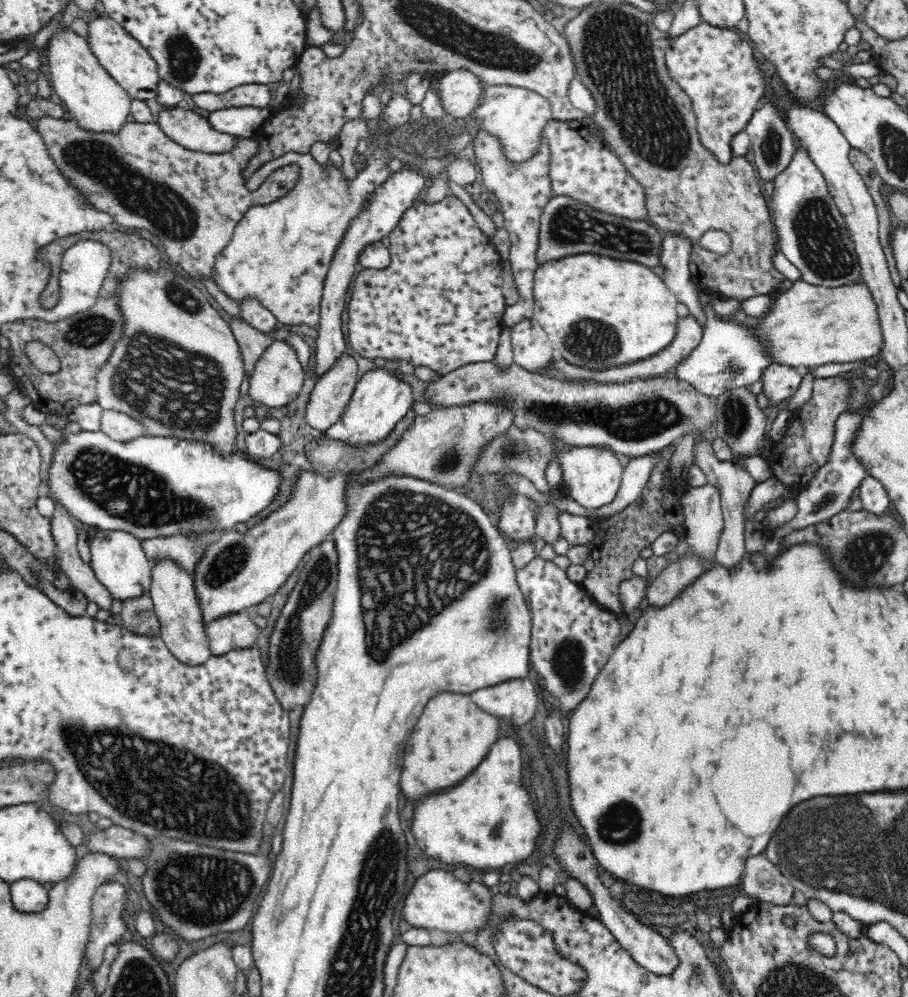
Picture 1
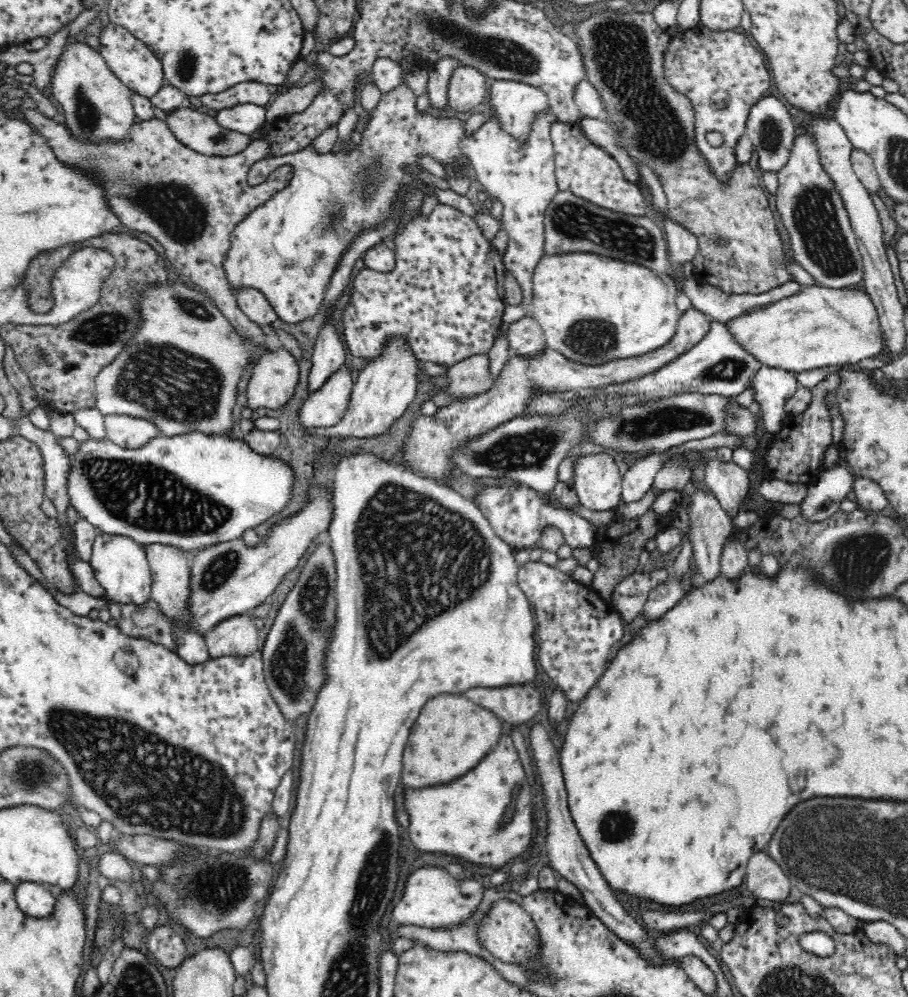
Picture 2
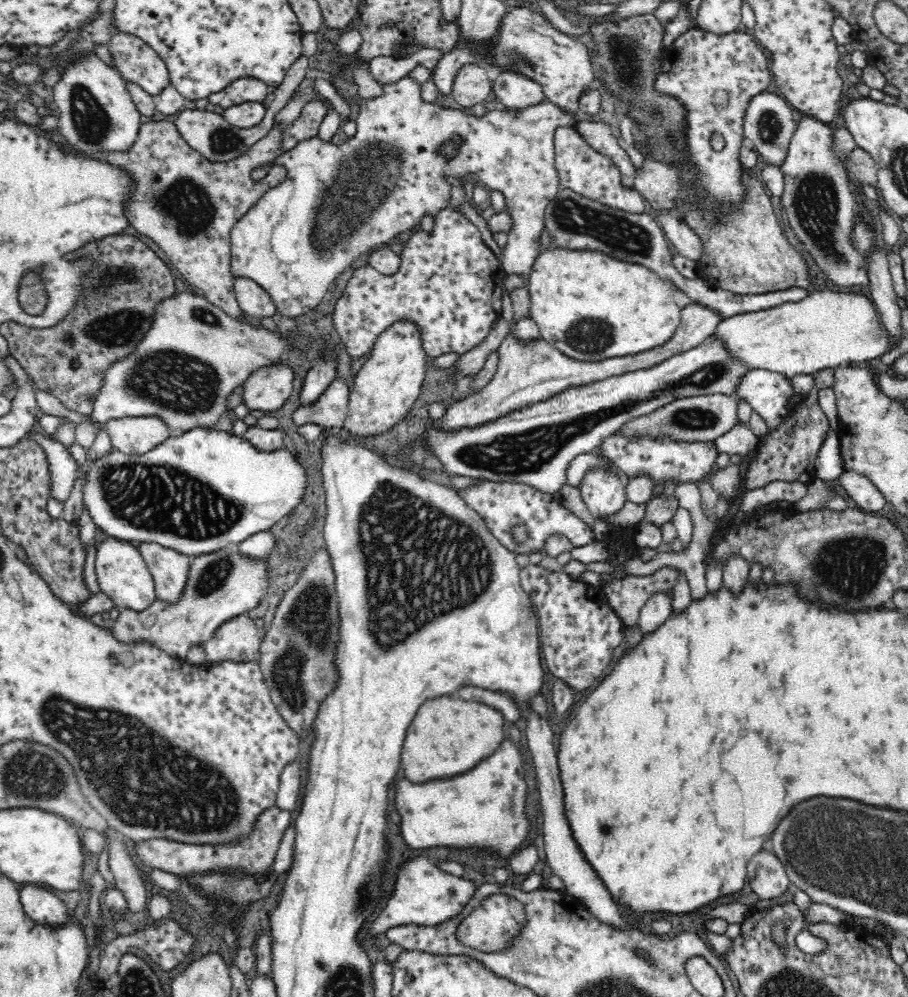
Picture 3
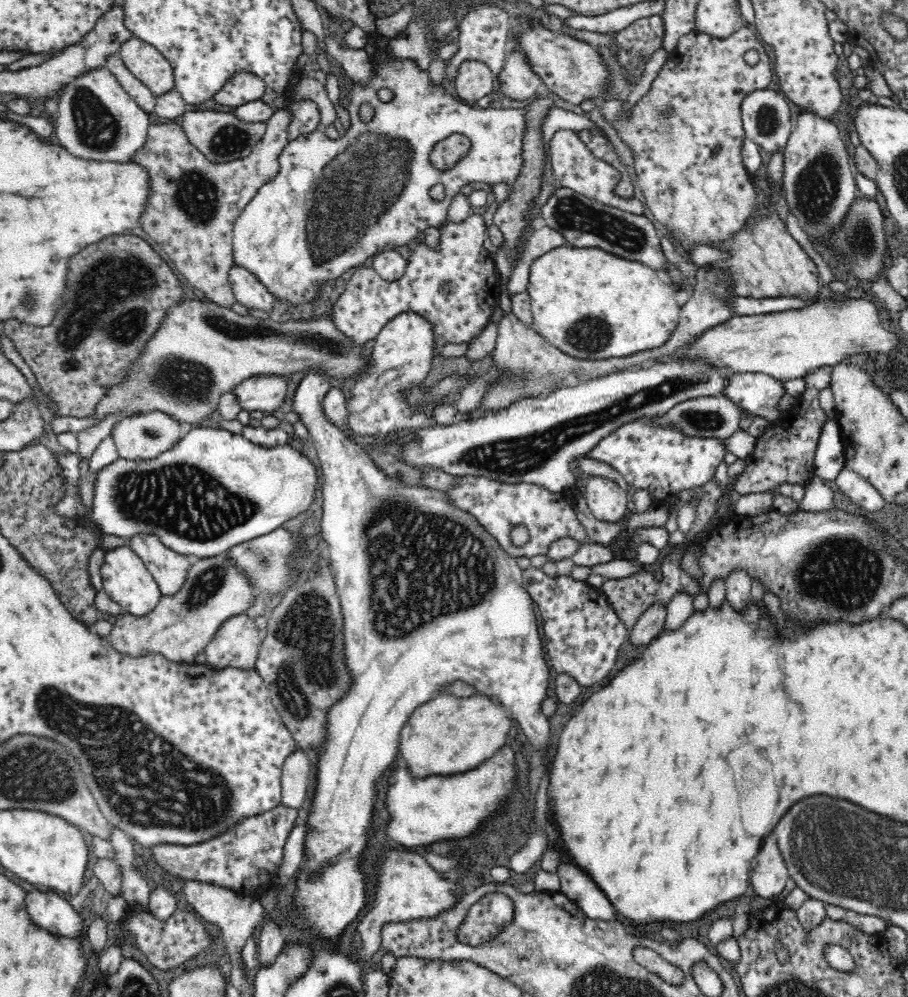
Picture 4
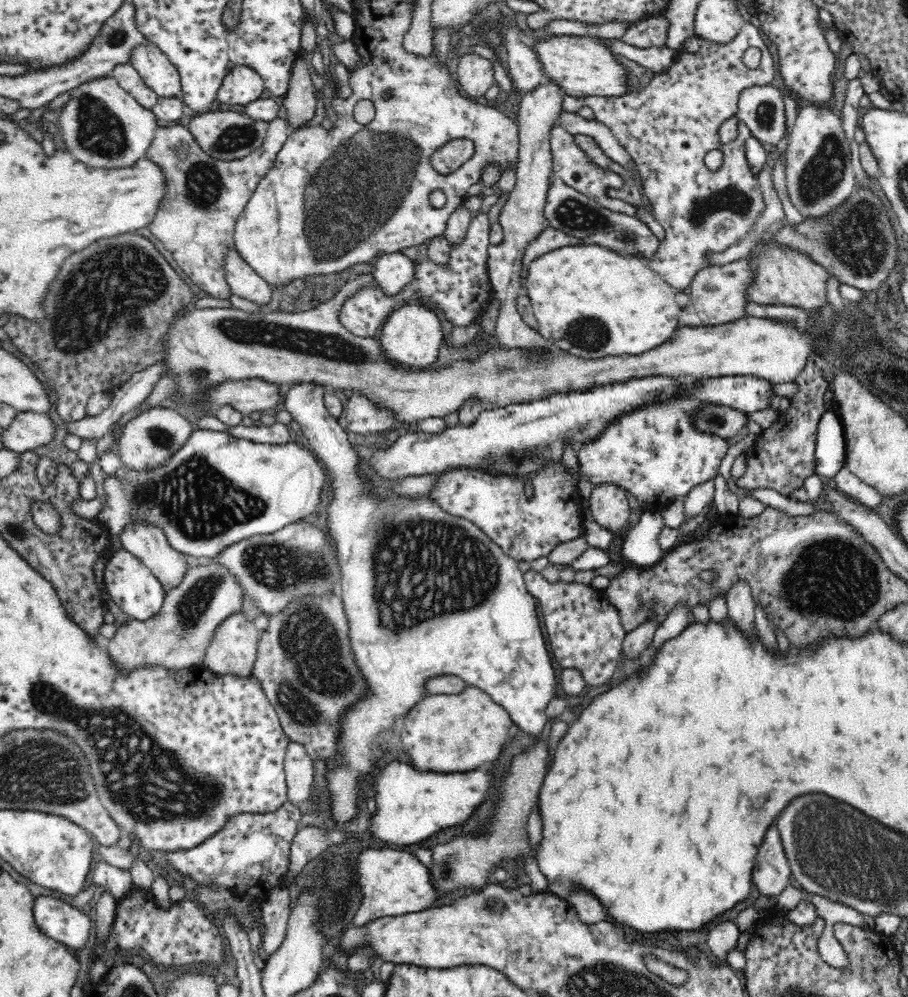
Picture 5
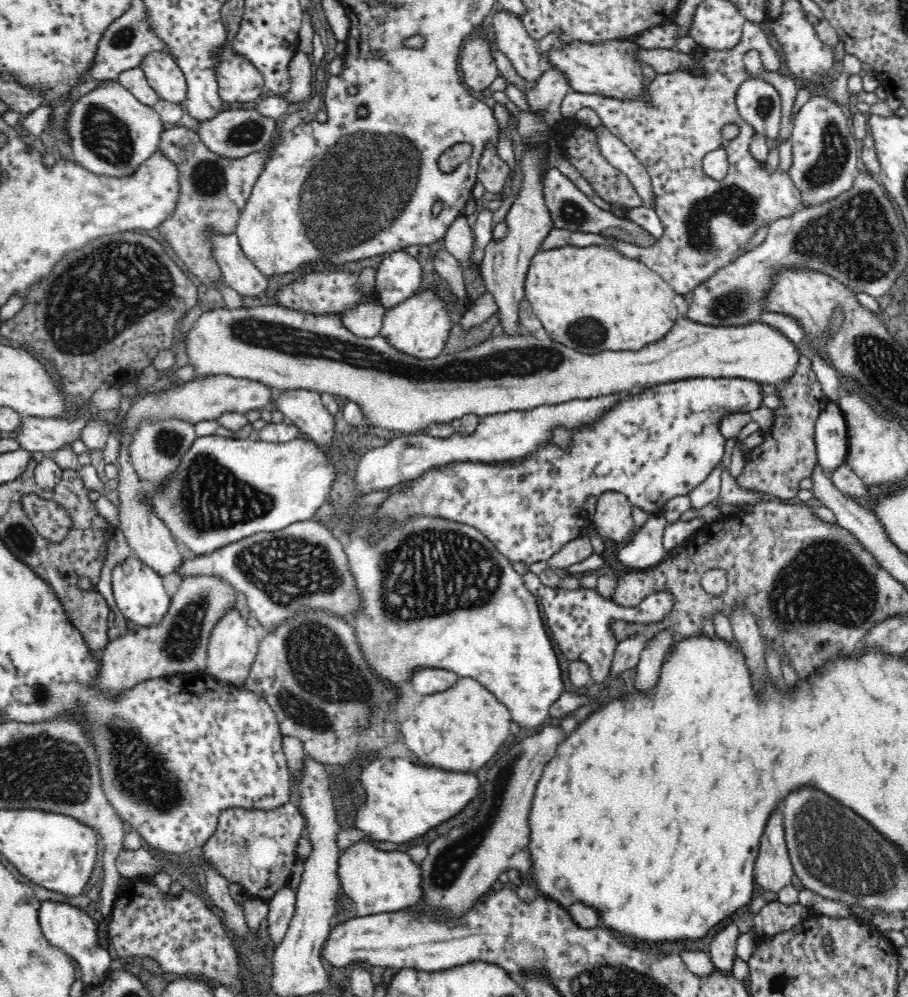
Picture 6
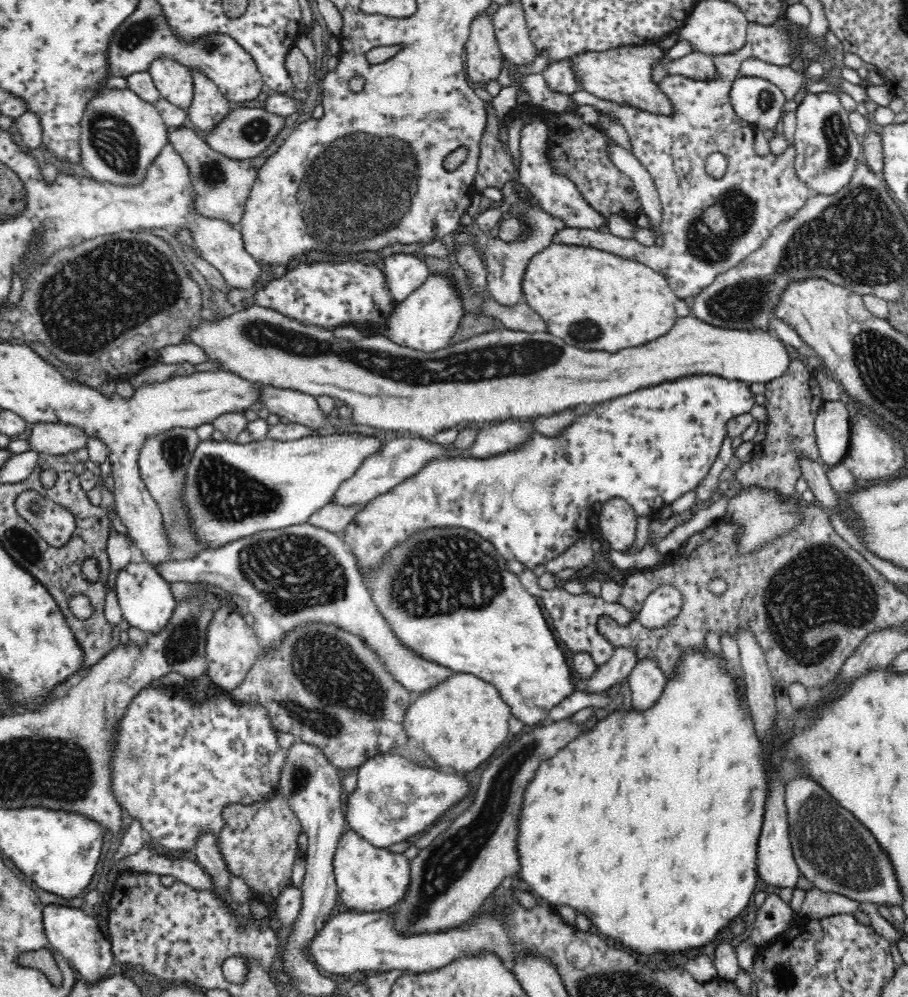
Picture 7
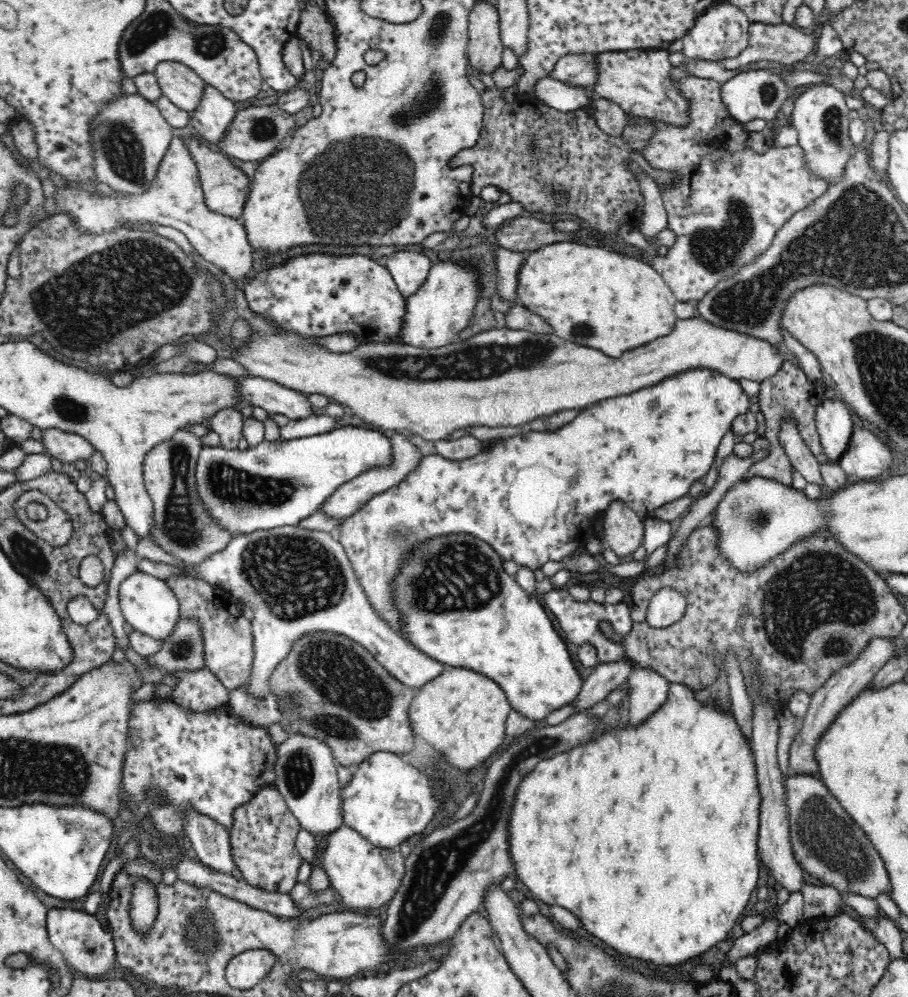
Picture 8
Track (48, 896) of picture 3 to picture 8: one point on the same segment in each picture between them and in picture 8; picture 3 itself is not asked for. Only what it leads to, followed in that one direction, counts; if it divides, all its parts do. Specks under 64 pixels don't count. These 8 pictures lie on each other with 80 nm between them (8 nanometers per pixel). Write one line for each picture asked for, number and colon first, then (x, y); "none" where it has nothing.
4: (47, 910)
5: (58, 920)
6: (67, 927)
7: (73, 932)
8: (86, 946)

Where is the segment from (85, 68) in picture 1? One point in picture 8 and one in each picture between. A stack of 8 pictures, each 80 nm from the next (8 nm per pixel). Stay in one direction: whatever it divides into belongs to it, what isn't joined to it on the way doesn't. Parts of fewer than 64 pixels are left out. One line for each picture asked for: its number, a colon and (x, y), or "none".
2: (96, 105)
3: (95, 111)
4: (97, 119)
5: (101, 125)
6: (111, 133)
7: (119, 134)
8: (128, 136)

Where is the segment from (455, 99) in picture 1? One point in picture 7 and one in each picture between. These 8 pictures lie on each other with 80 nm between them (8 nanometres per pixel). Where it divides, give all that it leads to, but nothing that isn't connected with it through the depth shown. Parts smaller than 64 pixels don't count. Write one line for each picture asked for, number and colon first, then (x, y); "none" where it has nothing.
2: (467, 87)
3: (473, 83)
4: (474, 80)
5: (475, 74)
6: (478, 70)
7: (482, 58)

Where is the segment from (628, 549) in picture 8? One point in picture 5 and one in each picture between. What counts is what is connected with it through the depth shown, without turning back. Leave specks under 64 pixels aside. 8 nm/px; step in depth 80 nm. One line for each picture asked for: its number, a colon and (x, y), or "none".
5: (609, 504)
6: (613, 519)
7: (617, 519)

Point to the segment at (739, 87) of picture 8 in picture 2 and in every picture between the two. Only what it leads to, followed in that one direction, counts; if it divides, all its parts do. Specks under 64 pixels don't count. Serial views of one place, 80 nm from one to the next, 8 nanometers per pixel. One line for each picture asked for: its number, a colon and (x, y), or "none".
2: (769, 126)
3: (769, 124)
4: (766, 118)
5: (762, 108)
6: (758, 102)
7: (755, 100)

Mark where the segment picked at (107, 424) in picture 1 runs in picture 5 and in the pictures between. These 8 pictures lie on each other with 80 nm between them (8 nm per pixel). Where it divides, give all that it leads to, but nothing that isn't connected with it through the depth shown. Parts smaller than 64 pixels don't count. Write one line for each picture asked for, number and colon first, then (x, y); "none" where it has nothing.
2: (128, 432)
3: (130, 435)
4: (141, 436)
5: (146, 441)

